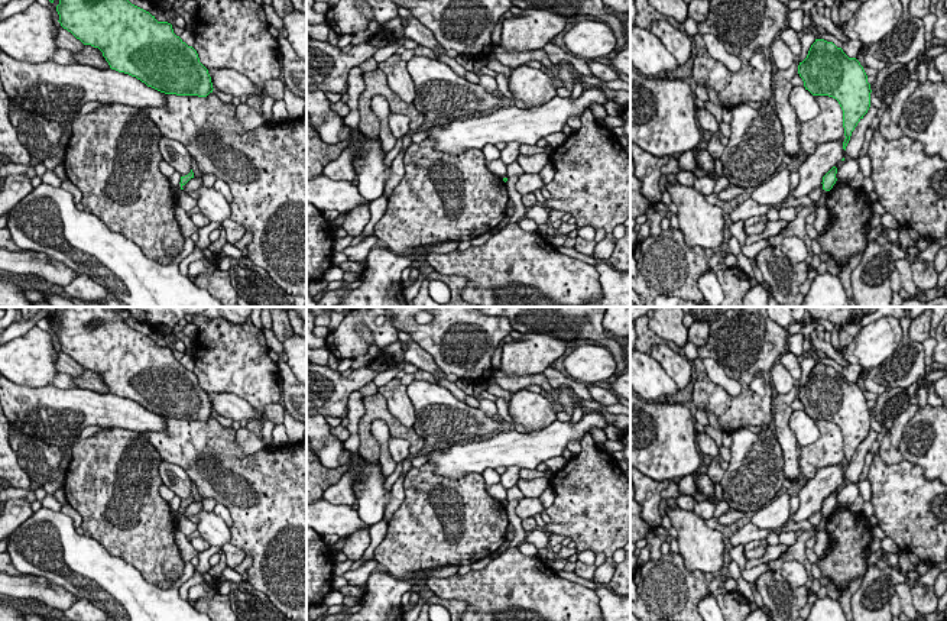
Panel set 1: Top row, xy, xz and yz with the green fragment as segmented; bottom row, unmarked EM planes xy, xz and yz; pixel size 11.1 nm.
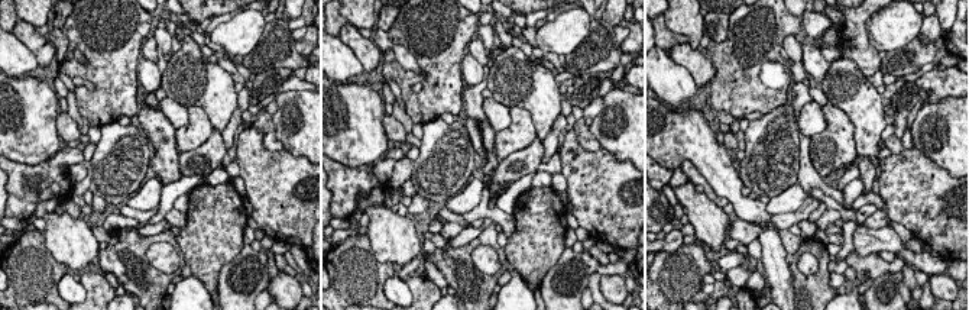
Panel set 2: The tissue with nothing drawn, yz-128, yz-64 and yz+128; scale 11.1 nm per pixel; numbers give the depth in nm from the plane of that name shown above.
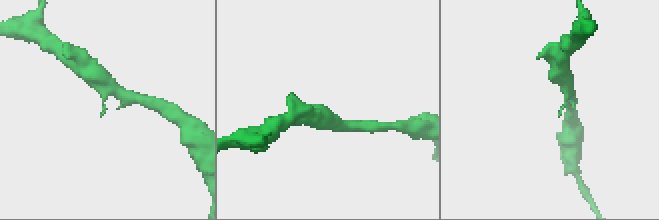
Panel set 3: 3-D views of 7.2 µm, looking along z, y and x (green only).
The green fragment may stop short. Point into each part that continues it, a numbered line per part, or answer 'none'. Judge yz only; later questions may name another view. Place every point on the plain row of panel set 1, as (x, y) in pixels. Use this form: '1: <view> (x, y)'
1: yz (784, 602)

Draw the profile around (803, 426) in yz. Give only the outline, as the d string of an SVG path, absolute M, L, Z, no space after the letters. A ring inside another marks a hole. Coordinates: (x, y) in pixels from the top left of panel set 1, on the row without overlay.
M794 411L789 418L789 427L800 447L808 446L820 437L815 420L805 411Z

